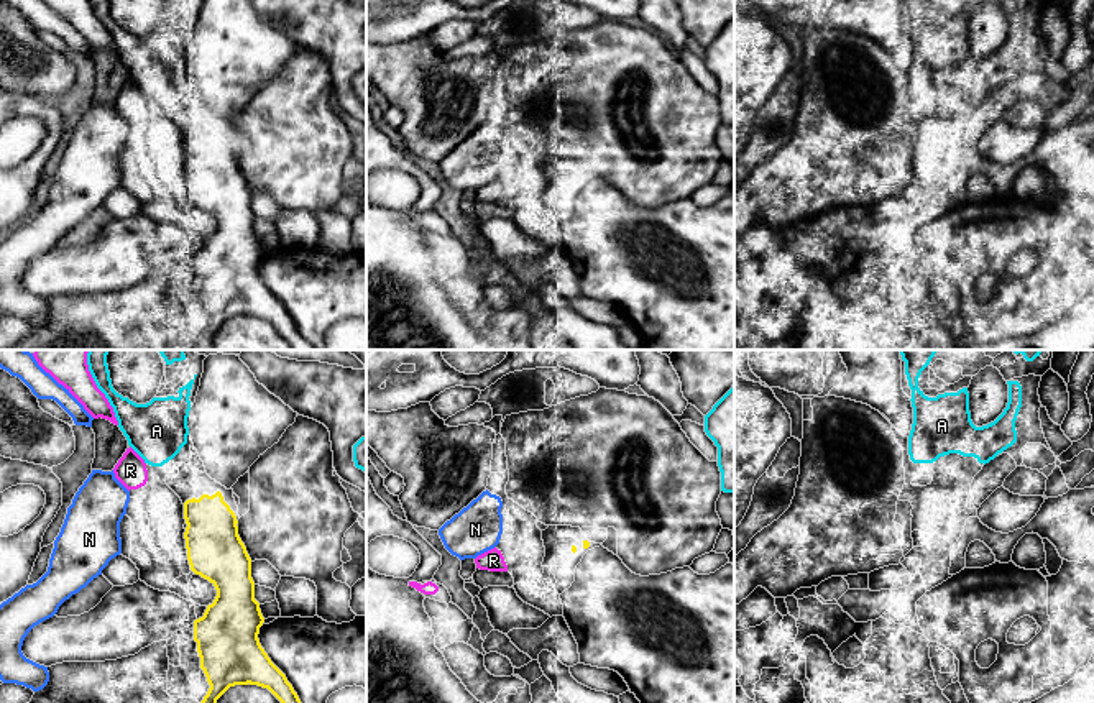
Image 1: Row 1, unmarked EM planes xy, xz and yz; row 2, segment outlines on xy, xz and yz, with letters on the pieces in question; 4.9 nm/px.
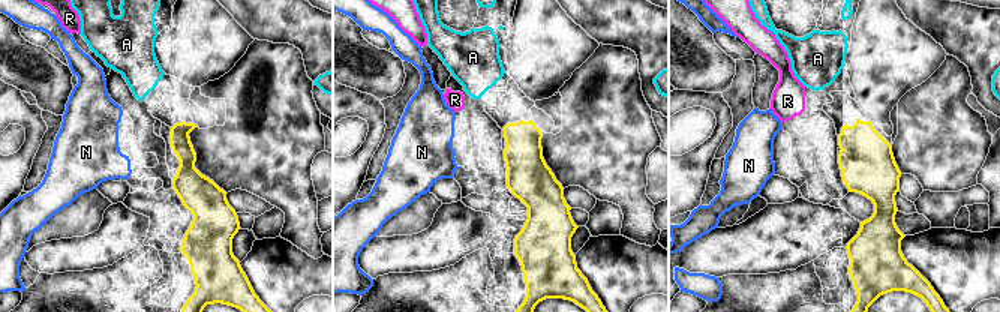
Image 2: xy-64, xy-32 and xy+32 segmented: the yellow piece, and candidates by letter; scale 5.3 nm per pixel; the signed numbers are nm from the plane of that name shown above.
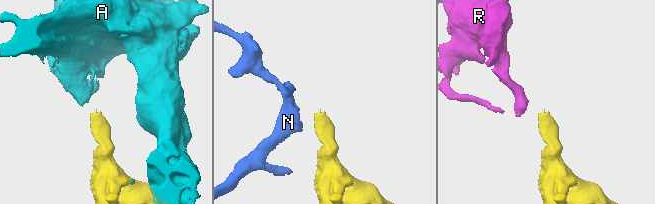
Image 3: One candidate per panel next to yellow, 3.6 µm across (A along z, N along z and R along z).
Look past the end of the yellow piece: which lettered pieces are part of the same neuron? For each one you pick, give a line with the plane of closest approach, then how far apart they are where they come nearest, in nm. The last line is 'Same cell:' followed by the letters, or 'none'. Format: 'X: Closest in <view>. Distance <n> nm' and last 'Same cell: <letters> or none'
A: Closest in xy. Distance 220 nm
Same cell: A

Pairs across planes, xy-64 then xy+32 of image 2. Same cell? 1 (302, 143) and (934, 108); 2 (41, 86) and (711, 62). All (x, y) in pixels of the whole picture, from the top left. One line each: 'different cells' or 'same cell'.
1: same cell
2: same cell

